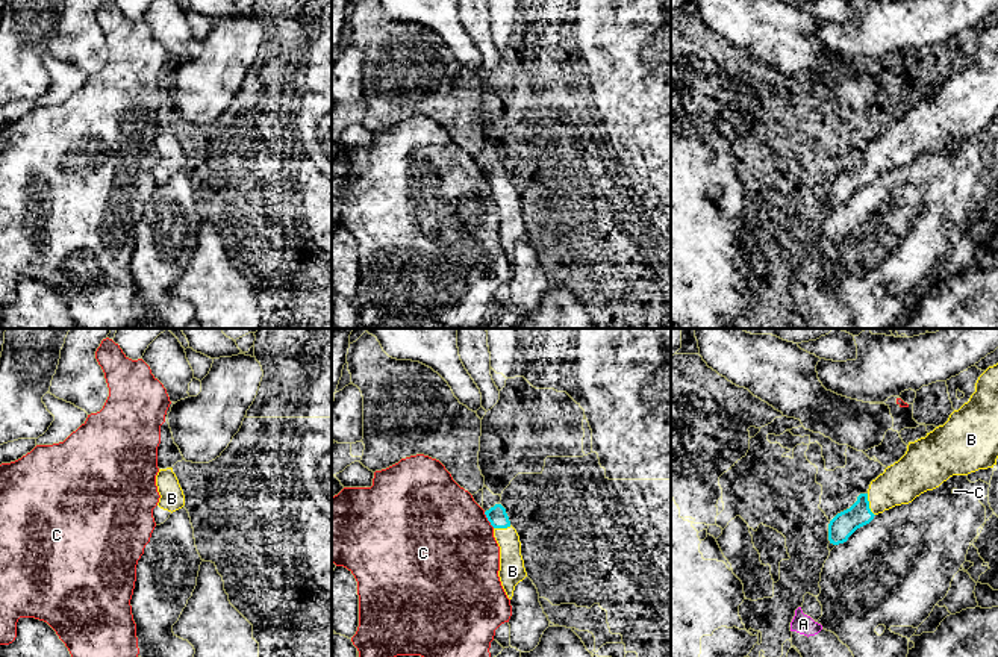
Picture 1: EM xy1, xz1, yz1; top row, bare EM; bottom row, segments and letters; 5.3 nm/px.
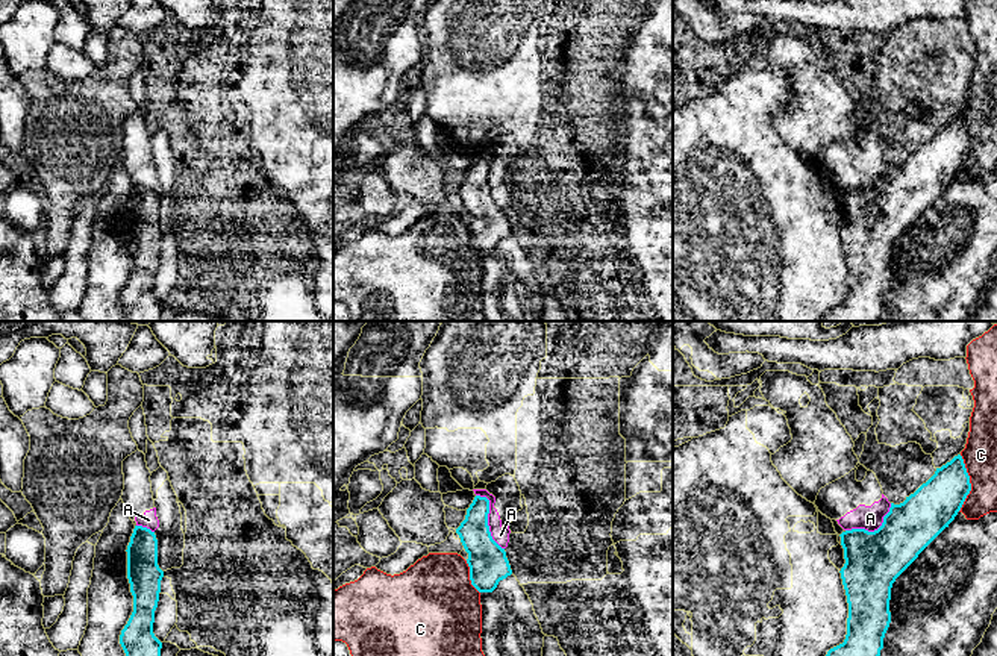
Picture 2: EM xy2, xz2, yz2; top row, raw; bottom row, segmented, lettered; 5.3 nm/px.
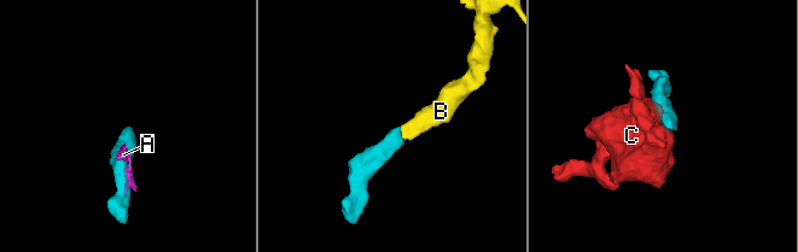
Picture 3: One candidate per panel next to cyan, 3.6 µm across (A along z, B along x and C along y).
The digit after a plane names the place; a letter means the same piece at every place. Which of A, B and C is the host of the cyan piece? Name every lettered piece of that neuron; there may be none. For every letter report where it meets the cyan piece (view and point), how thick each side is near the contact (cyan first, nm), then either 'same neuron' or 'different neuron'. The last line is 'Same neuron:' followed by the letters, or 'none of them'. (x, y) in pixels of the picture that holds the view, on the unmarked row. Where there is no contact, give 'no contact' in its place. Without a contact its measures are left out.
A: meets cyan in xz2 at (487, 179); 200 nm thick on the cyan side, 90 nm on the other; different neuron
B: meets cyan in yz1 at (868, 165); 140 nm thick on the cyan side, 220 nm on the other; same neuron
C: meets cyan in yz2 at (970, 144); 240 nm thick on the cyan side, 180 nm on the other; different neuron
Same neuron: B

